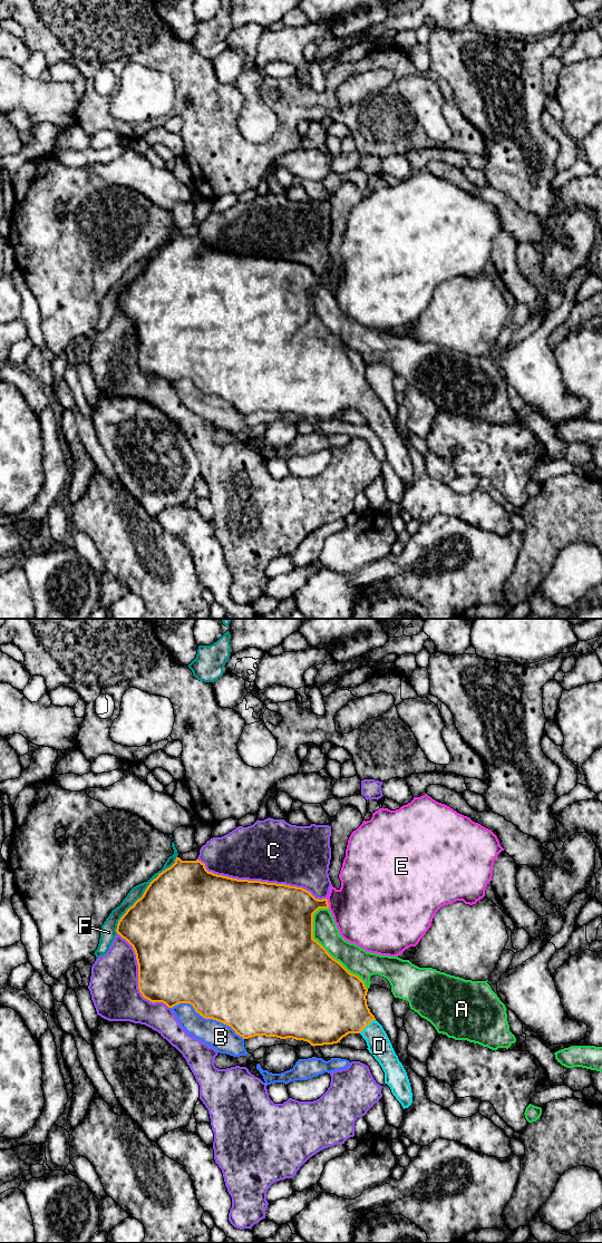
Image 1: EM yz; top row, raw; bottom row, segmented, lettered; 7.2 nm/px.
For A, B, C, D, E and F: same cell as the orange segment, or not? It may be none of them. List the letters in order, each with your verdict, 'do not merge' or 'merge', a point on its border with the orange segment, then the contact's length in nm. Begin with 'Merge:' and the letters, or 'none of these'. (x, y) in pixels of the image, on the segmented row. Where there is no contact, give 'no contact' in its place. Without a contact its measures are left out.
Merge: D
A: do not merge; contact yz (326, 951); length 700 nm
B: do not merge; contact yz (206, 1018); length 600 nm
C: do not merge; contact yz (260, 881); length 950 nm
D: merge; contact yz (367, 1025); length 160 nm
E: do not merge; contact yz (328, 903); length 80 nm
F: do not merge; contact yz (144, 893); length 700 nm

